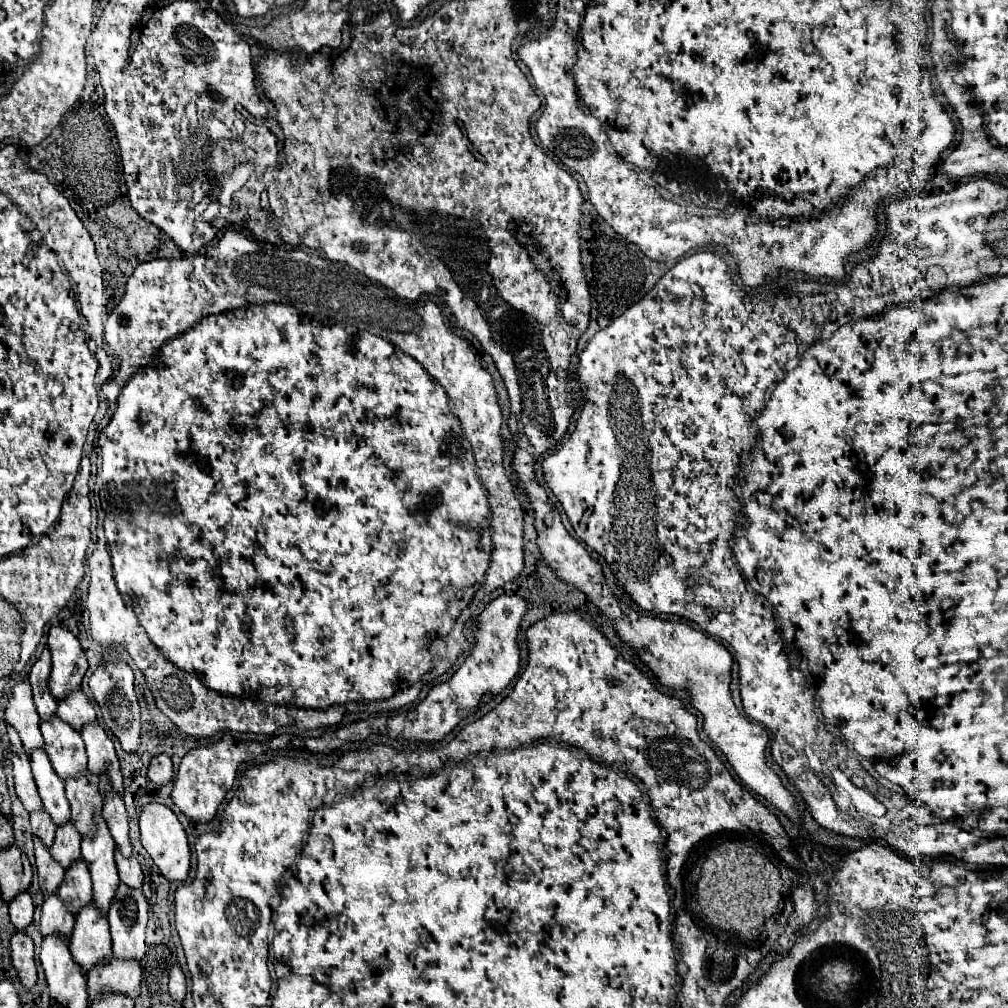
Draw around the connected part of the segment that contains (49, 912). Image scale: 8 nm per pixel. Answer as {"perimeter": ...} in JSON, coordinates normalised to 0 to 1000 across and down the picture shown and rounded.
{"perimeter":[[[47,887],[41,903],[41,927],[47,929],[49,925],[61,925],[61,929],[68,931],[68,925],[72,925],[74,907],[66,903],[59,887]]]}

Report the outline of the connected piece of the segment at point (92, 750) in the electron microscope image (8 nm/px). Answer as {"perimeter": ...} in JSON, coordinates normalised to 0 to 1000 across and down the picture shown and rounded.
{"perimeter":[[[84,718],[80,722],[80,732],[84,736],[88,750],[86,762],[92,762],[92,766],[96,768],[106,766],[112,782],[116,782],[116,786],[122,786],[122,774],[120,774],[120,764],[112,742],[112,734],[104,728],[104,724],[98,718]]]}

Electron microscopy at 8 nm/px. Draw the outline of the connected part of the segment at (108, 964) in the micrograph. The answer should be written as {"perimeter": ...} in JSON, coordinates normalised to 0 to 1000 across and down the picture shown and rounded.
{"perimeter":[[[110,948],[108,952],[94,956],[86,964],[88,992],[92,992],[96,984],[120,984],[130,990],[136,990],[138,976],[140,976],[140,958],[136,952]]]}

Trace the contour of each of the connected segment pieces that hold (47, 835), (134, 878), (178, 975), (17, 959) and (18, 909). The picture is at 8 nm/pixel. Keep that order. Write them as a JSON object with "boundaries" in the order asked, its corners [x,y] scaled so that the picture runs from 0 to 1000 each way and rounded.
{"boundaries":[[[[41,802],[41,804],[35,804],[31,806],[31,823],[33,827],[41,829],[41,833],[45,833],[45,837],[53,837],[53,829],[55,829],[55,815],[51,813],[51,810]]],[[[118,841],[114,843],[114,853],[116,853],[116,863],[118,863],[118,869],[124,877],[128,877],[130,881],[140,881],[142,877],[142,863],[140,863],[140,857],[134,849],[128,849],[124,851]]],[[[178,956],[170,958],[170,964],[168,964],[168,986],[176,994],[180,994],[184,990],[184,966],[178,960]]],[[[17,925],[11,931],[11,956],[15,958],[21,974],[25,980],[31,980],[37,972],[35,962],[35,946],[33,946],[33,933],[25,925]]],[[[29,883],[21,885],[17,891],[11,893],[9,897],[9,907],[11,907],[11,915],[17,923],[25,923],[31,913],[33,913],[33,893],[31,893],[31,887]]]]}

